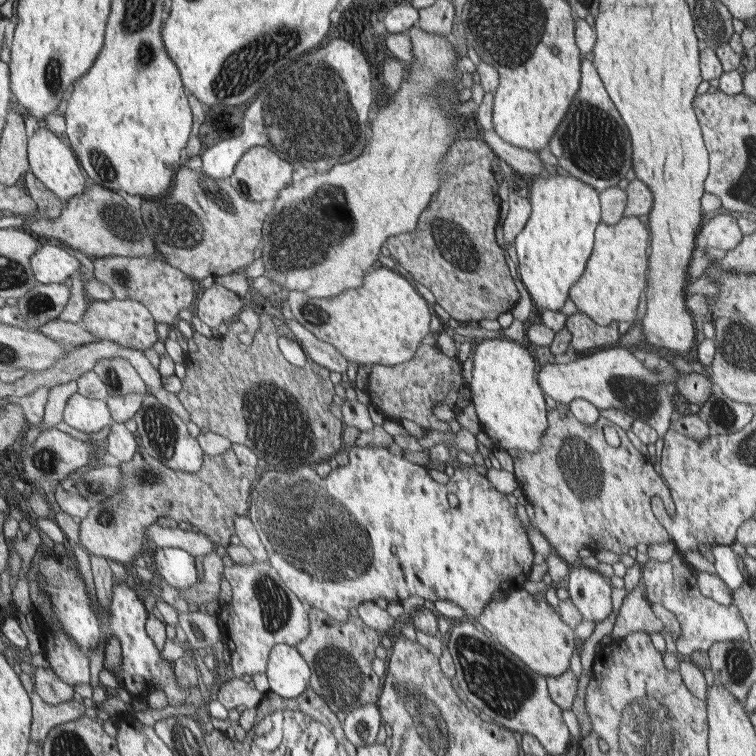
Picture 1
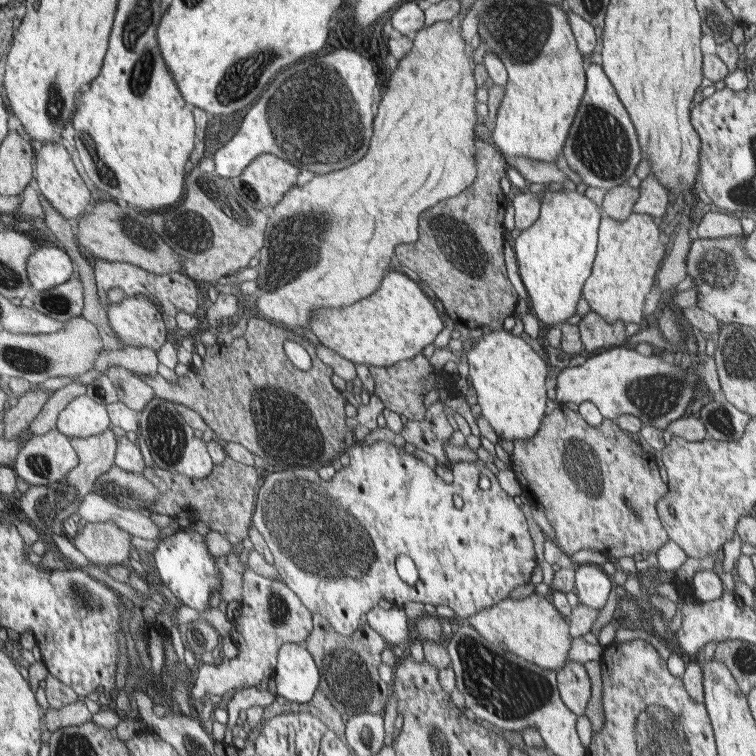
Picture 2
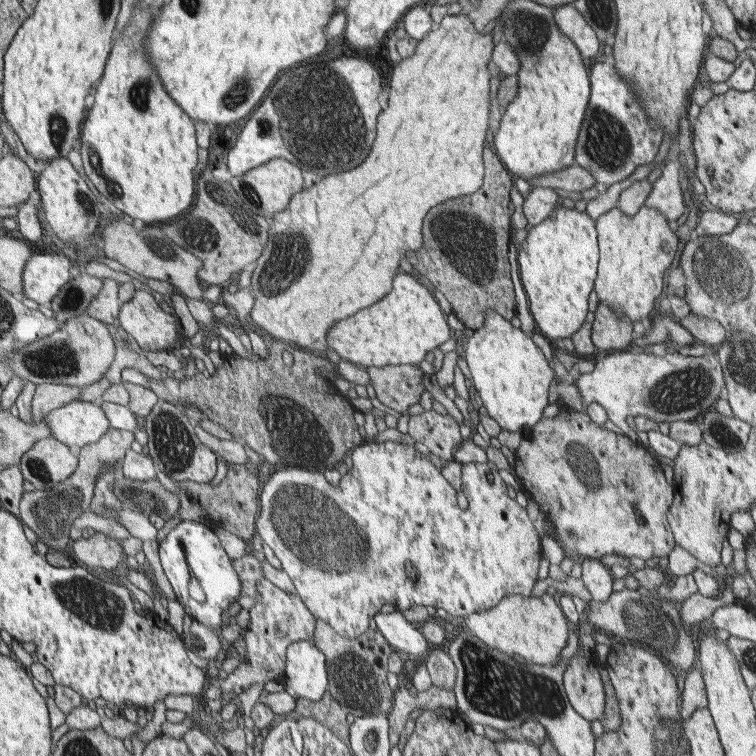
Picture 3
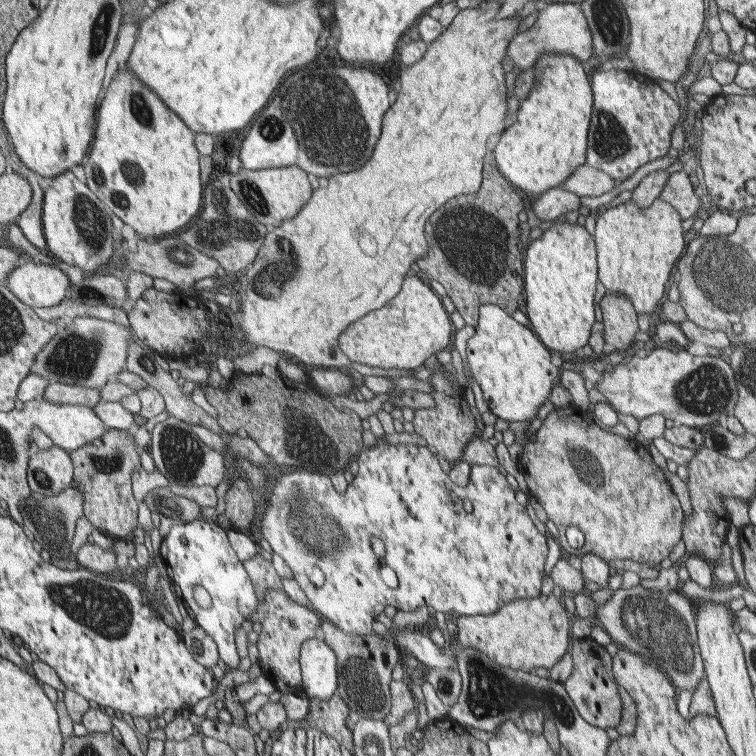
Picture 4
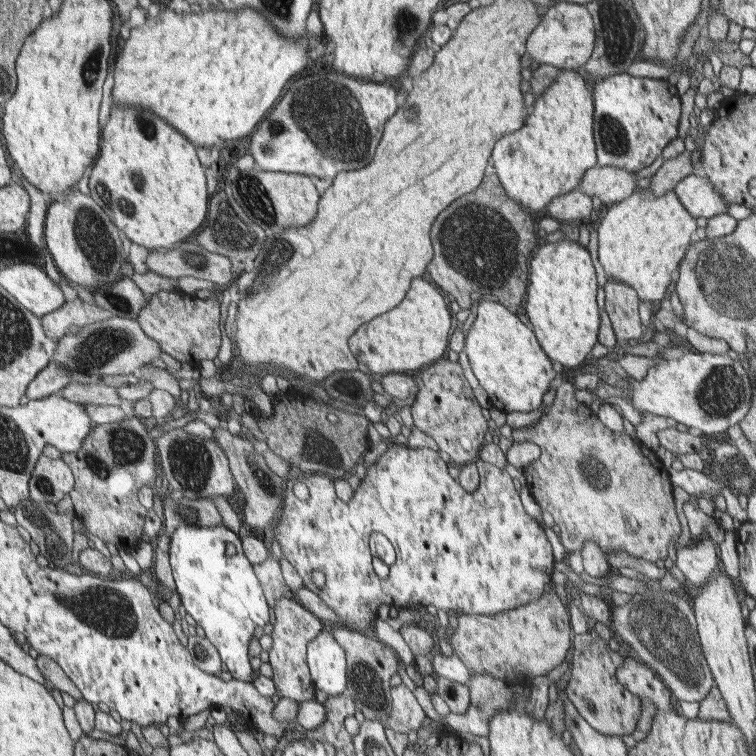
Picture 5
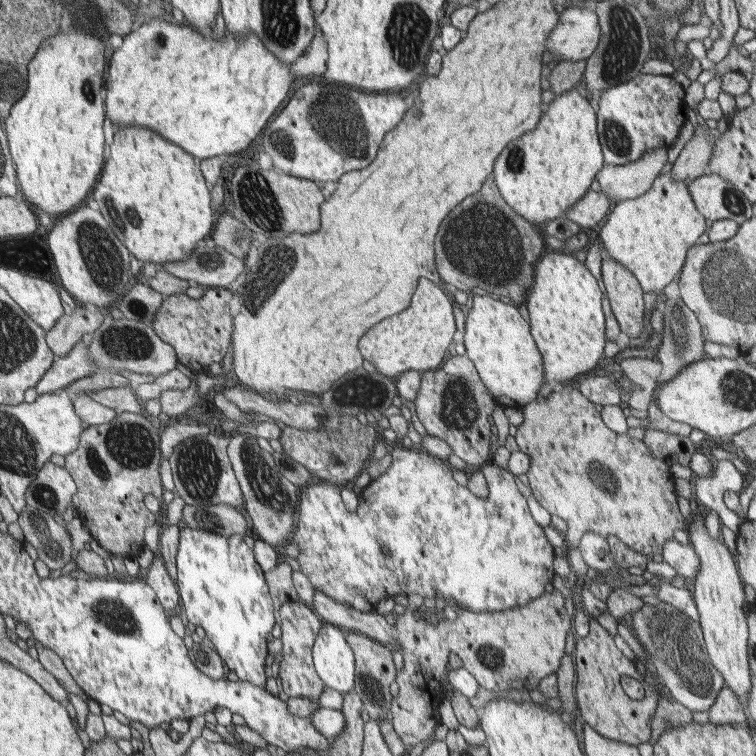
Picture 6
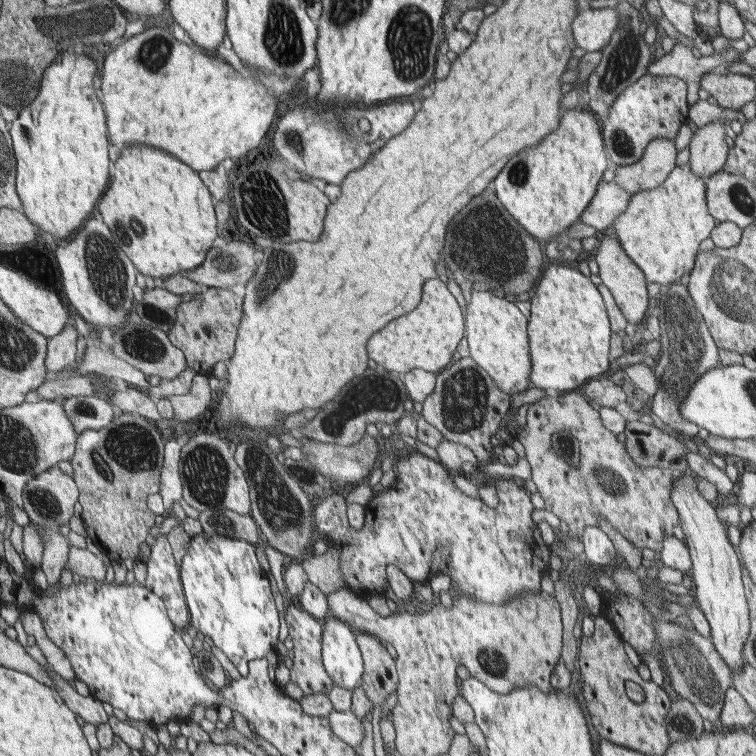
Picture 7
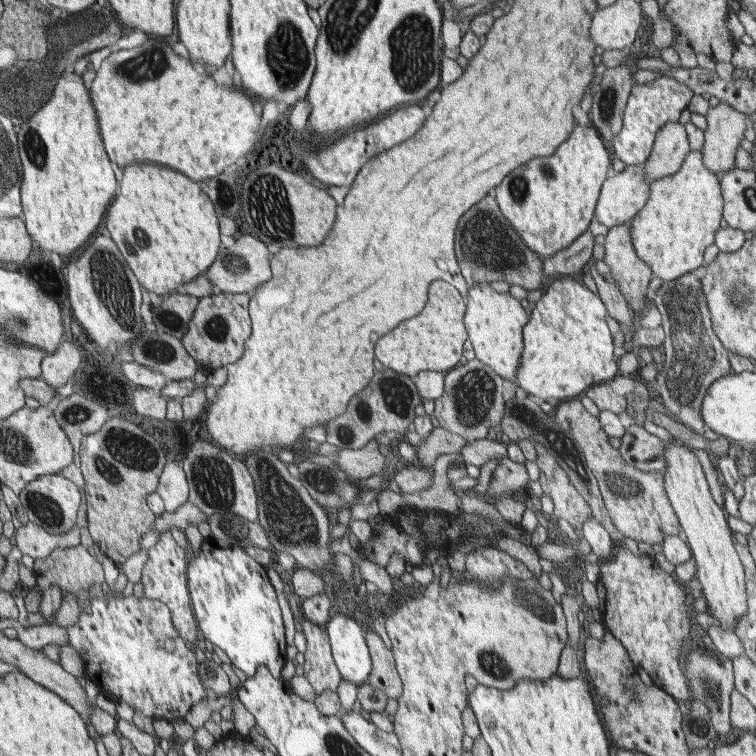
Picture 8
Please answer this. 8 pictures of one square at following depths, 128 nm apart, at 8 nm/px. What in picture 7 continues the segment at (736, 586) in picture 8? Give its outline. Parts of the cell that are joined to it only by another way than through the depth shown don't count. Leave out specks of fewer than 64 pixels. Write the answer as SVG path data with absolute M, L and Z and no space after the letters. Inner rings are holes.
M687 471L683 476L678 477L678 480L674 482L673 501L677 510L681 512L682 528L685 534L683 540L688 545L693 562L689 574L693 578L693 584L696 585L696 592L694 593L696 604L702 609L708 624L710 624L711 641L716 651L722 656L722 660L728 664L731 671L740 672L742 666L746 663L742 650L744 642L748 638L748 632L750 632L749 606L743 585L744 568L736 548L728 540L727 525L719 520L716 514L716 503L708 502L697 491L699 479L691 471Z

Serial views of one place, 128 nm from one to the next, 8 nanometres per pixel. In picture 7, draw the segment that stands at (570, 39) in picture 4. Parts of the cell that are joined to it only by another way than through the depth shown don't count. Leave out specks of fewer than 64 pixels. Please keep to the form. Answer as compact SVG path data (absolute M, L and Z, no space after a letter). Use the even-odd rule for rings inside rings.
M615 8L580 10L572 26L574 42L588 53L601 51L610 43L618 23Z

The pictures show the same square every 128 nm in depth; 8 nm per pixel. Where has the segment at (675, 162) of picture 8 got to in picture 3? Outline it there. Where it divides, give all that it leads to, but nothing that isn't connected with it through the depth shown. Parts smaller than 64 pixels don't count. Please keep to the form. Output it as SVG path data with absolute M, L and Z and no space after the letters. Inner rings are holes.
M575 162L562 170L536 175L530 180L531 188L562 188L562 190L578 192L587 188L594 188L595 184L598 185L598 182L594 180L594 176L586 168L578 166Z

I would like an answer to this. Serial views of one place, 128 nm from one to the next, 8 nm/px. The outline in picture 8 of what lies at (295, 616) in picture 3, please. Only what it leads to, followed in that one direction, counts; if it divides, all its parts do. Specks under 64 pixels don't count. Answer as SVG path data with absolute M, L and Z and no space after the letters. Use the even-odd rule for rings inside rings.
M304 616L299 623L302 634L306 637L306 651L302 664L303 676L308 679L316 693L324 690L336 691L342 676L336 668L332 646L324 627L312 623Z

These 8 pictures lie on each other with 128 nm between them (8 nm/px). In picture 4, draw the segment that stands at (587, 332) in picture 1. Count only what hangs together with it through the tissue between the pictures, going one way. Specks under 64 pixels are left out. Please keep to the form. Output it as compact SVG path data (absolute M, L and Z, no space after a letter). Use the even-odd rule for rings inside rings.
M608 295L600 301L607 350L619 351L632 346L638 330L633 301L623 295Z

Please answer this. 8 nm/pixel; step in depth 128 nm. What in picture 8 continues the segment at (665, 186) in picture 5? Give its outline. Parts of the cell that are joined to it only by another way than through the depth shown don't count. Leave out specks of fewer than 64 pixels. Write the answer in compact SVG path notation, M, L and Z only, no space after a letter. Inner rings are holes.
M726 100L709 108L705 114L707 127L704 132L702 160L704 166L721 175L736 164L737 148L745 138L744 132L749 125L750 116L732 108Z

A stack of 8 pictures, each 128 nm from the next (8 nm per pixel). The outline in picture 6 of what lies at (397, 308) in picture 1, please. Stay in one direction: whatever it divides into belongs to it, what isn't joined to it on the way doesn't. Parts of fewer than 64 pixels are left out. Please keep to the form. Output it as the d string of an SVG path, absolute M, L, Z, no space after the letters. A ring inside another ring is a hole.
M430 280L420 282L422 284L418 284L418 292L414 292L414 304L410 304L410 308L398 316L388 316L382 324L362 336L362 356L384 376L396 378L405 371L431 371L441 367L456 332L450 298L436 283Z

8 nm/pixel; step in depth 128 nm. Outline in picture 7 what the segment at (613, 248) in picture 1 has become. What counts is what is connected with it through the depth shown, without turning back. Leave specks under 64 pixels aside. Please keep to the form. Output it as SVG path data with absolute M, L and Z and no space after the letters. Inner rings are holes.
M688 164L676 166L674 170L664 179L664 182L653 188L642 192L636 192L630 197L630 203L625 212L620 216L609 230L614 236L625 254L642 269L645 280L658 285L670 285L676 283L676 278L685 278L694 267L695 257L699 252L700 243L711 236L716 227L715 219L708 211L708 200L706 200L706 178L696 176Z

